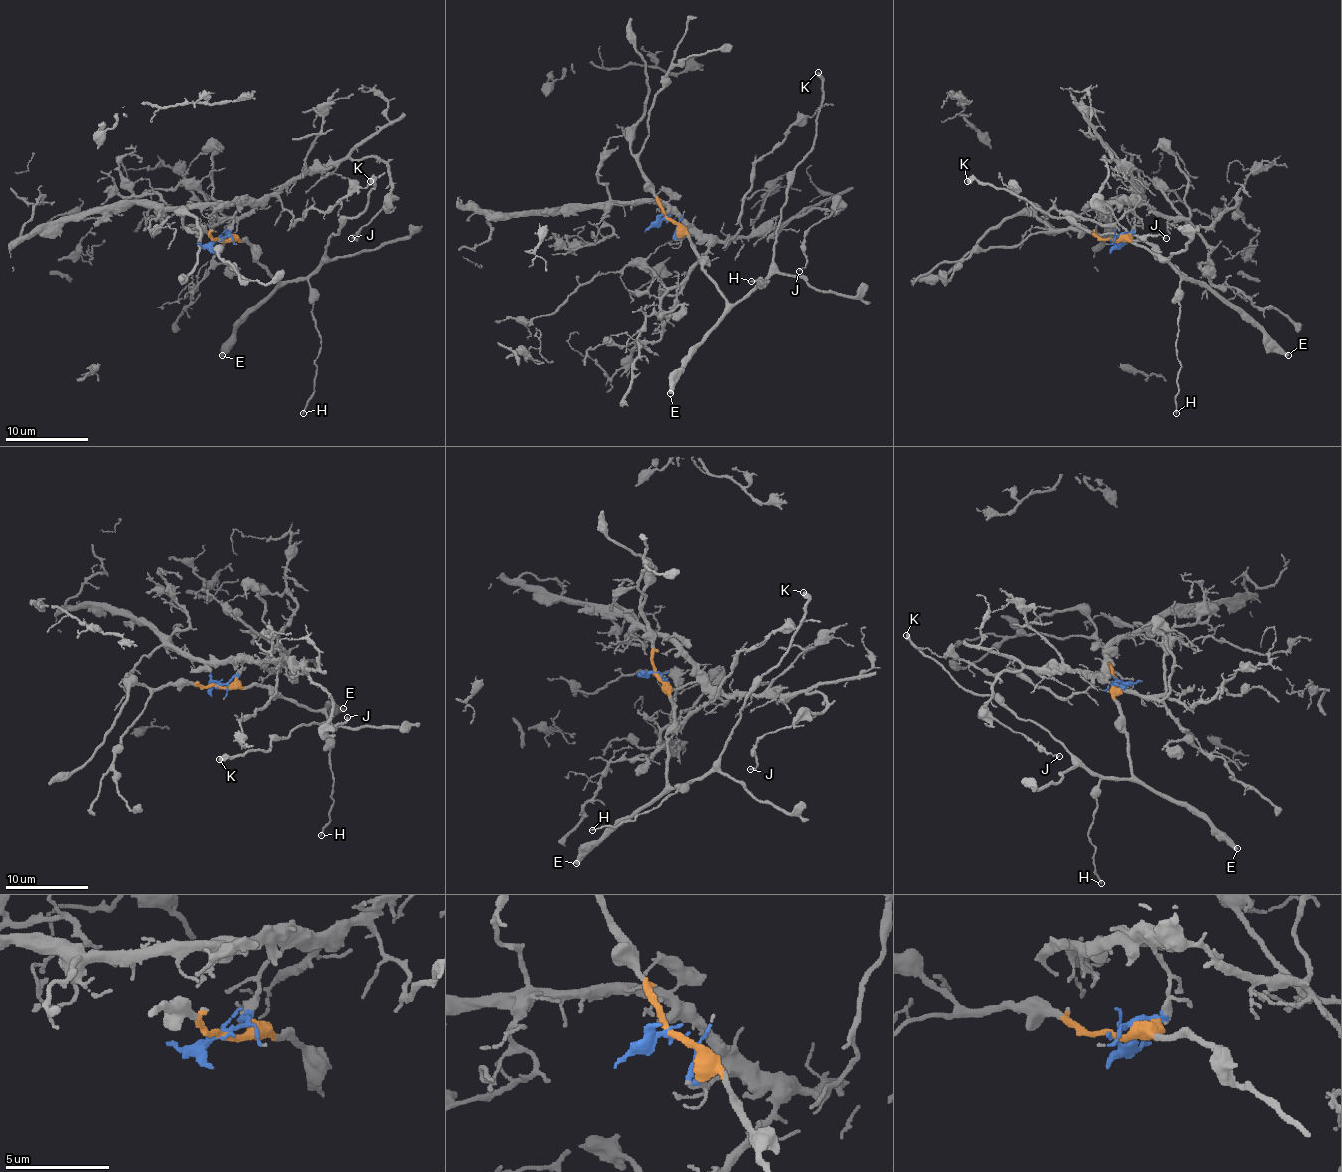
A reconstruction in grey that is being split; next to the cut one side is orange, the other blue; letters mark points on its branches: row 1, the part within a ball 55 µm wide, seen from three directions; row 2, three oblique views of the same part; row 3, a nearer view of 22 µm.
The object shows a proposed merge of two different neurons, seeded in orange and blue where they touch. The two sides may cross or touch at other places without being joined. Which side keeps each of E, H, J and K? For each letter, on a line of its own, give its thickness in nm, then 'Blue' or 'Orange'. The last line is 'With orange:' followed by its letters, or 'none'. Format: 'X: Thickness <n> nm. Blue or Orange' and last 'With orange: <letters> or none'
E: Thickness 420 nm. Orange
H: Thickness 150 nm. Orange
J: Thickness 120 nm. Blue
K: Thickness 360 nm. Orange
With orange: E, H, K

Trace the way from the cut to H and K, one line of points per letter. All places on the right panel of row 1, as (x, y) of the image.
H: (1114, 239), (1143, 239), (1164, 260), (1199, 281), (1185, 279), (1181, 283), (1177, 413)
K: (1114, 239), (1143, 239), (1199, 281), (1187, 281), (1112, 233), (1087, 233), (1017, 196), (967, 181)

